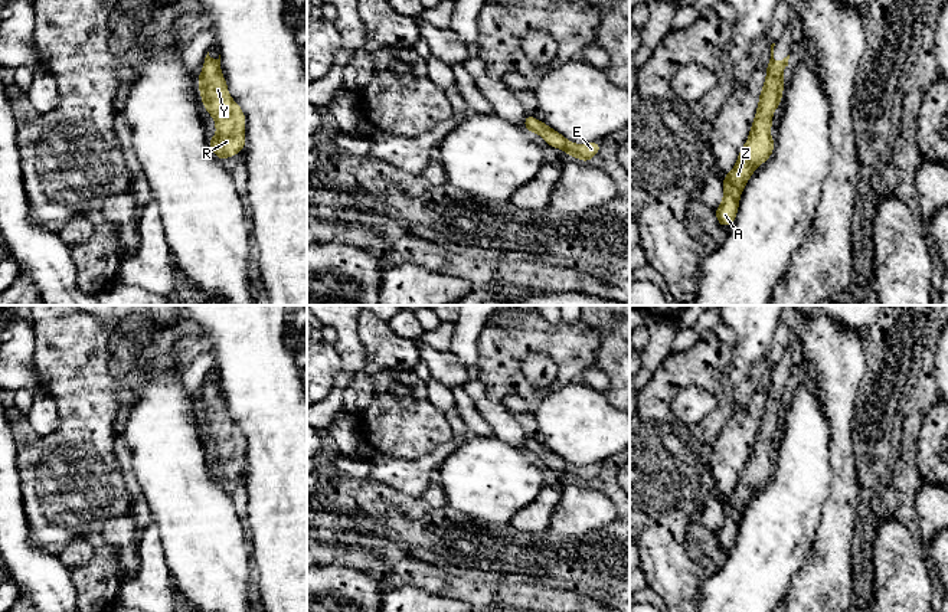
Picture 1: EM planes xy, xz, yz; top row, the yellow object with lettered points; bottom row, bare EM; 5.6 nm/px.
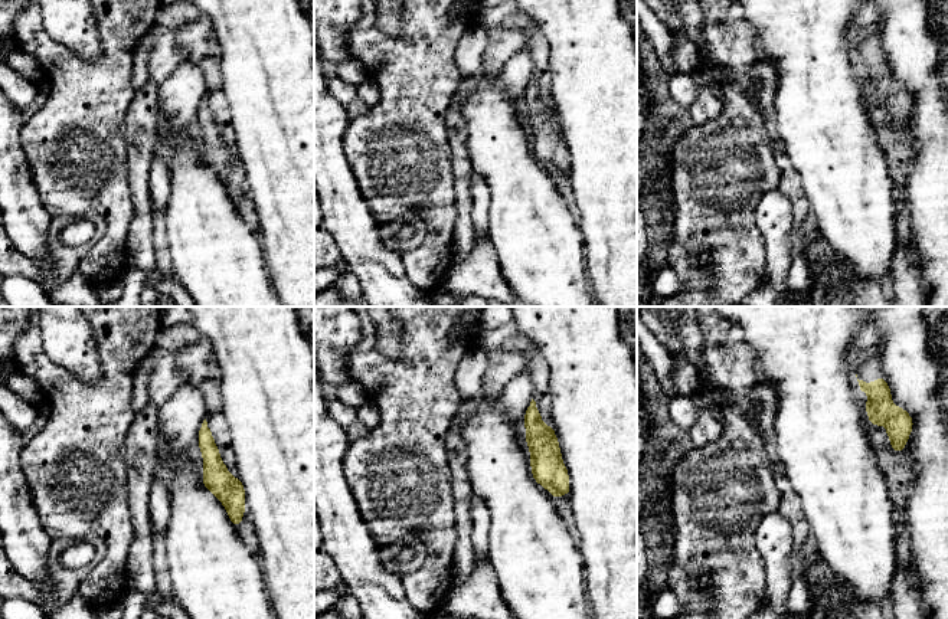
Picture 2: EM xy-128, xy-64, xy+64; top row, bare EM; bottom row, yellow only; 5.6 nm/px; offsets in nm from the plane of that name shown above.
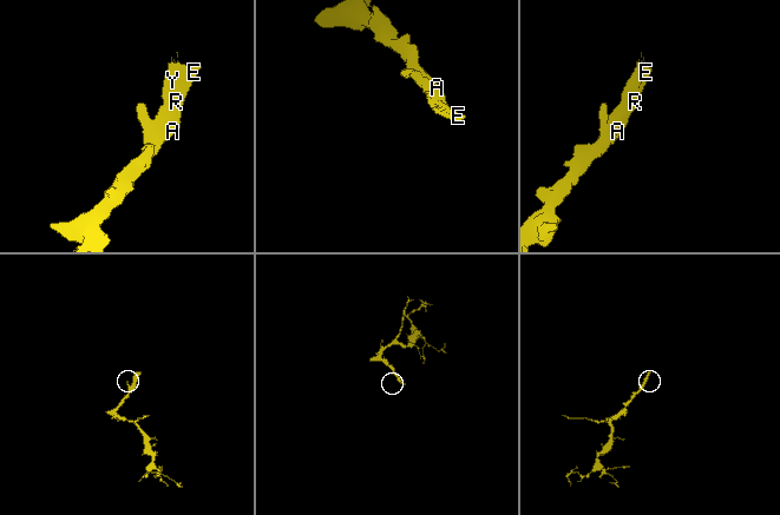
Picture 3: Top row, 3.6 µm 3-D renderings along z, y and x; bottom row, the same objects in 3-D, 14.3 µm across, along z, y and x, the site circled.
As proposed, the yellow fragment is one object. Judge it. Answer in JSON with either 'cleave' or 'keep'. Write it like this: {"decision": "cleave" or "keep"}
{"decision": "keep"}

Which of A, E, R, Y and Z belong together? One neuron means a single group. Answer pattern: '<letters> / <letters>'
A E R Y Z

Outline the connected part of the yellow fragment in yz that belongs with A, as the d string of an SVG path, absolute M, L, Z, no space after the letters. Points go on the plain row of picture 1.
M775 366L771 367L771 382L748 462L739 474L735 490L722 501L723 523L716 530L716 541L720 549L733 547L748 503L759 487L766 485L775 469L775 464L771 461L772 438L782 422L785 408L782 393L788 389L790 377L781 384L775 384L774 369Z

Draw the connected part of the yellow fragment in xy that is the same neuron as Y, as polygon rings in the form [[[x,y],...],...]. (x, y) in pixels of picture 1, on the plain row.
[[[207,374],[197,403],[206,436],[215,441],[216,458],[209,461],[210,471],[218,481],[229,481],[245,471],[246,442],[239,426],[228,415],[220,377],[212,382]]]

